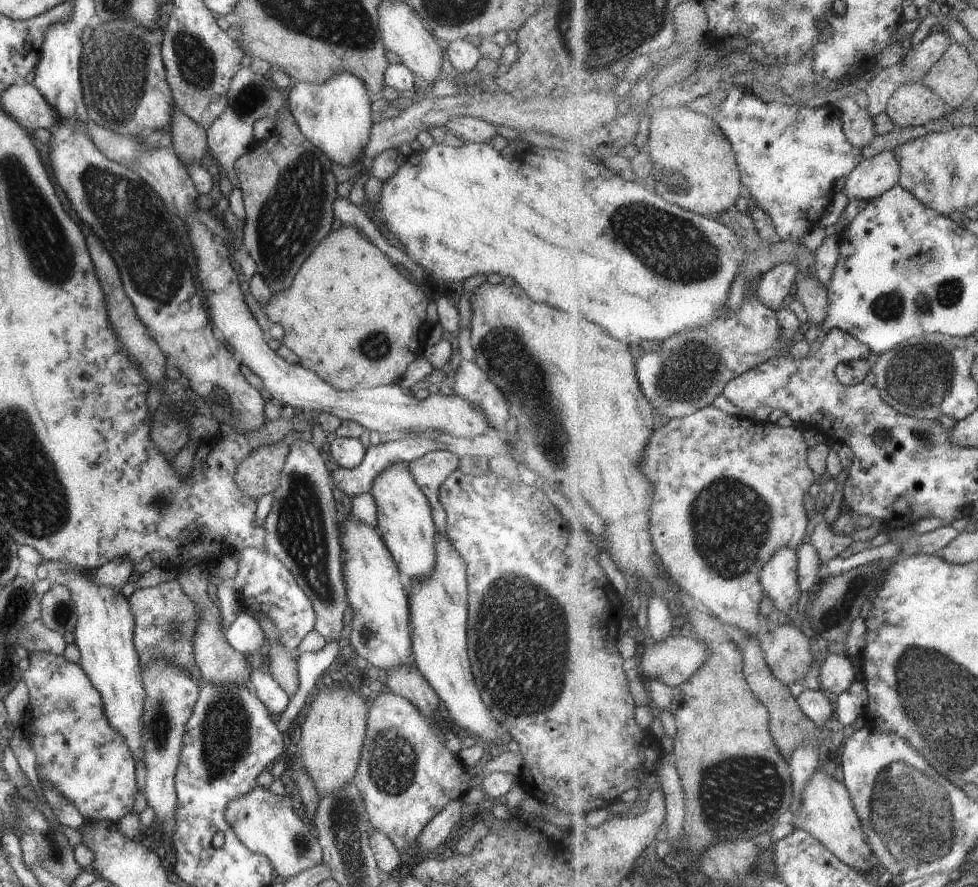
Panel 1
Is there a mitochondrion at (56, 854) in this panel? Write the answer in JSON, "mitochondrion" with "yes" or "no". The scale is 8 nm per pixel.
{"mitochondrion":"yes"}

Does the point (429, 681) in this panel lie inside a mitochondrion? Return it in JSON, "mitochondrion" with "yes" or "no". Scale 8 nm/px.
{"mitochondrion":"no"}

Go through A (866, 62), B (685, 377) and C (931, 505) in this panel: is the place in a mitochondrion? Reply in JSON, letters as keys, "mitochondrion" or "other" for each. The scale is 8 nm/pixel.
{"A":"other","B":"mitochondrion","C":"other"}

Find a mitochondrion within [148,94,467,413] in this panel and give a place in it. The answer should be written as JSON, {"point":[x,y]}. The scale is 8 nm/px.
{"point":[288,220]}

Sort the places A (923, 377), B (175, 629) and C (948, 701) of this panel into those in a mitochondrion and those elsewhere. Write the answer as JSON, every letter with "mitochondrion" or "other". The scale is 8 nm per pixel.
{"A":"mitochondrion","B":"mitochondrion","C":"mitochondrion"}

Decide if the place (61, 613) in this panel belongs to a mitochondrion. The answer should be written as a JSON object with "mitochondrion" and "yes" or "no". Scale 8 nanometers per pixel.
{"mitochondrion":"yes"}

